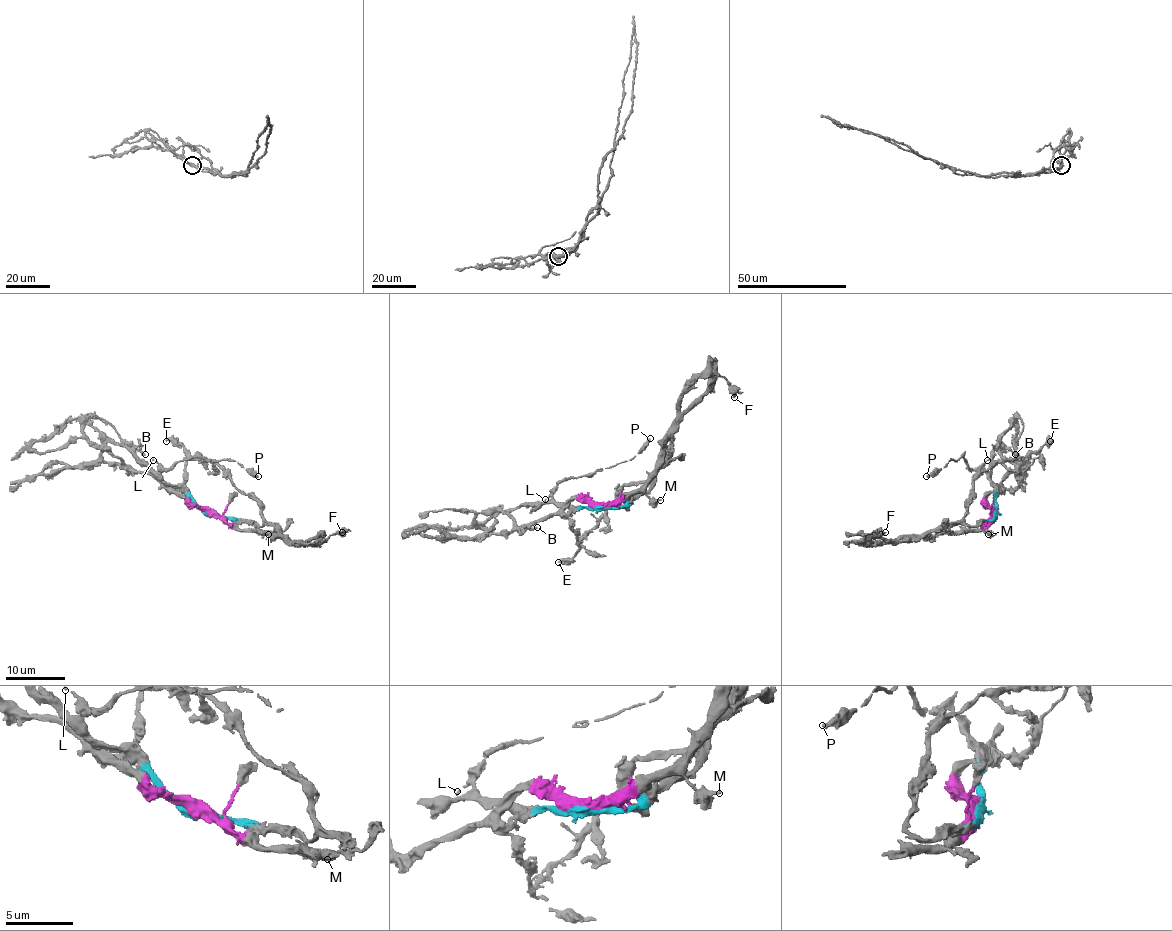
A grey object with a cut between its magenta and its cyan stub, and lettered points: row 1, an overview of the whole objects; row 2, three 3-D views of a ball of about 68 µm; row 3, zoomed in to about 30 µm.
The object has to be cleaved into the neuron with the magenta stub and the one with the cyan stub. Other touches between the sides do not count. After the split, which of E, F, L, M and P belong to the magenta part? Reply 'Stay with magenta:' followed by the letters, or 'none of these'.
Stay with magenta: F, M

